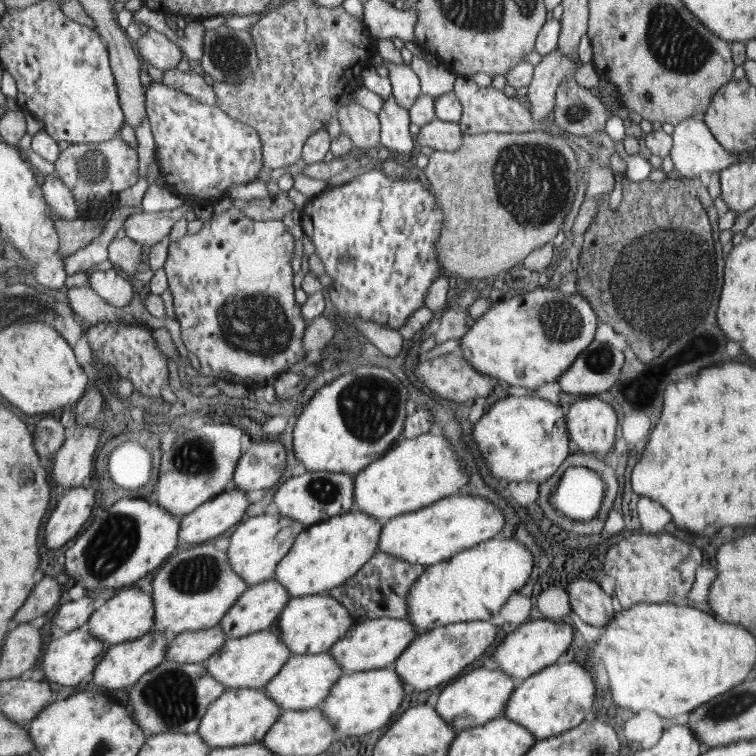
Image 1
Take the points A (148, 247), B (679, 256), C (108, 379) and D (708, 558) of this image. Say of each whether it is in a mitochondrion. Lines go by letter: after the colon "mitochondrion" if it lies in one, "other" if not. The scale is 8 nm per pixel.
A: other
B: mitochondrion
C: other
D: other

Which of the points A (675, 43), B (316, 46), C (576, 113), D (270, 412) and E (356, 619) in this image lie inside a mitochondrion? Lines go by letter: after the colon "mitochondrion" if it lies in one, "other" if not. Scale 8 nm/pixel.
A: mitochondrion
B: mitochondrion
C: mitochondrion
D: other
E: other

